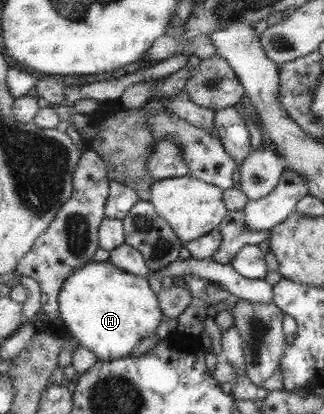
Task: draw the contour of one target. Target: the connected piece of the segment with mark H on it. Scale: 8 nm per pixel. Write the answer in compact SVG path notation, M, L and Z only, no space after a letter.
M109 260L92 261L79 268L65 282L59 304L60 324L75 335L80 347L91 350L100 361L130 357L143 338L155 337L161 320L166 319L149 280L120 270Z

